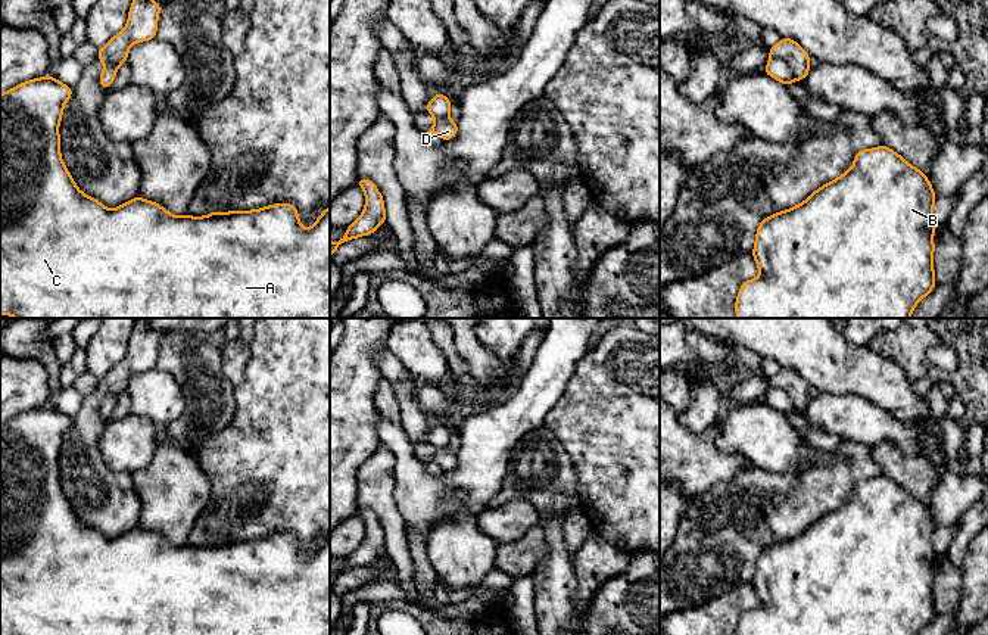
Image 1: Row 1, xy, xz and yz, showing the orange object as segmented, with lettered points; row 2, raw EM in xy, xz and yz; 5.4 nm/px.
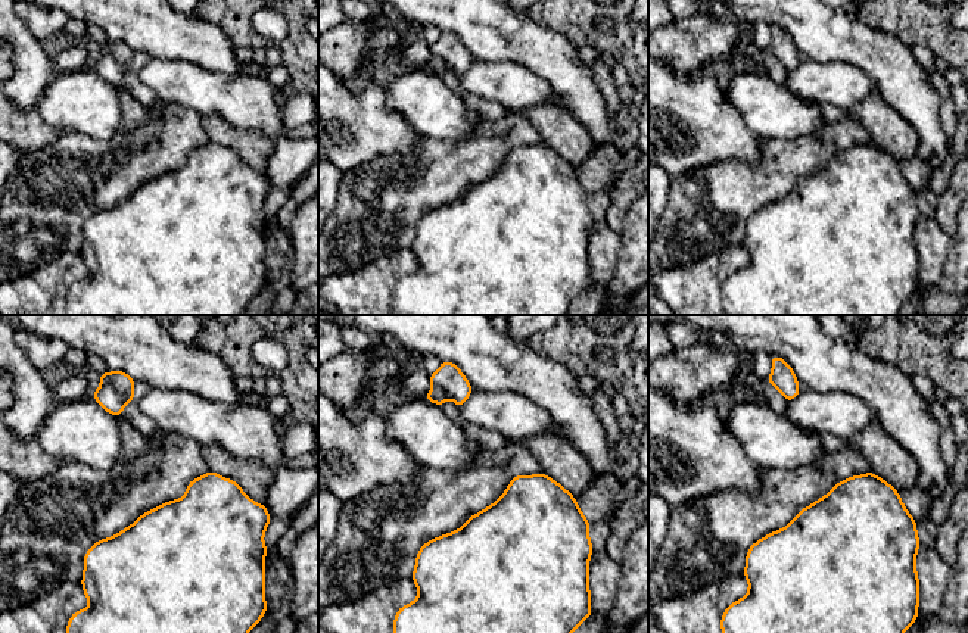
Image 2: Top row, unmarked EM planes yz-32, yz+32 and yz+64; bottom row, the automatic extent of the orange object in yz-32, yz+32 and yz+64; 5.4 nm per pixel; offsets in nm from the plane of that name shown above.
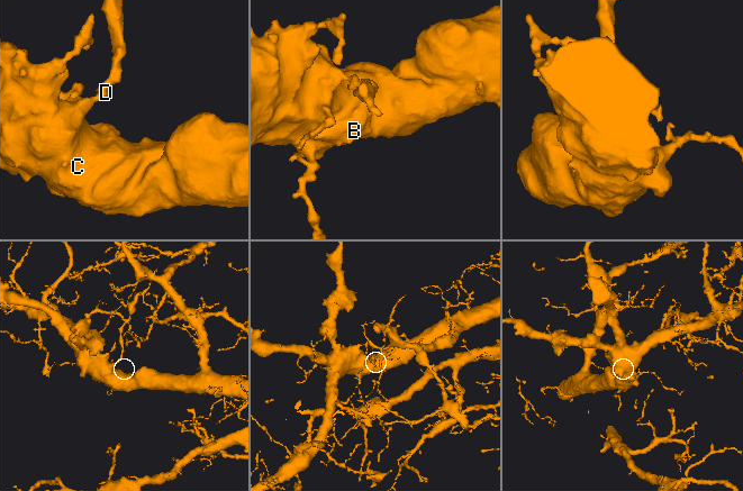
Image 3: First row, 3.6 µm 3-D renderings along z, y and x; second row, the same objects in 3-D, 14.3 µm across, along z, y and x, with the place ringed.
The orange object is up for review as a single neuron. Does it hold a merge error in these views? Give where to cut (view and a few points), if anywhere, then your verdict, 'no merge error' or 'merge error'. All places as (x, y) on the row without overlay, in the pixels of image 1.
yz (770, 385), (779, 386), (795, 410) | merge error

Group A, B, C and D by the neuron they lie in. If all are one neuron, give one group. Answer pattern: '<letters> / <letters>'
A B C / D

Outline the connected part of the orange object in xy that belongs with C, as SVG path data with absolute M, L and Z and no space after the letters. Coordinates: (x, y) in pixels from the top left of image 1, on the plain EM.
M50 405L0 423L0 635L330 635L330 536L311 558L303 558L292 533L272 533L252 541L212 541L205 547L175 547L141 526L115 539L82 523L60 486L59 454L72 417Z

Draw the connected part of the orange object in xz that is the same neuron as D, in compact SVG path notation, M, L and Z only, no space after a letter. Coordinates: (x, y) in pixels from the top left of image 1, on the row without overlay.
M449 446L434 448L433 457L424 464L437 464L443 471L452 470L458 463L458 454Z

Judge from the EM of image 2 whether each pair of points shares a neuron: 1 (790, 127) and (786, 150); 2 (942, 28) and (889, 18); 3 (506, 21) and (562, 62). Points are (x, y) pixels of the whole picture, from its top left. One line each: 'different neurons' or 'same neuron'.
1: different neurons
2: same neuron
3: same neuron

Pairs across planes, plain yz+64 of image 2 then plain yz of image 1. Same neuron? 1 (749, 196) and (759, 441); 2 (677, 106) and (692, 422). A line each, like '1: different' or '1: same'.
1: different
2: different

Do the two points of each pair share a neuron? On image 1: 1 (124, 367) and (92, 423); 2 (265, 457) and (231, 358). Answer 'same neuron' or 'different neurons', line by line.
1: same neuron
2: different neurons

